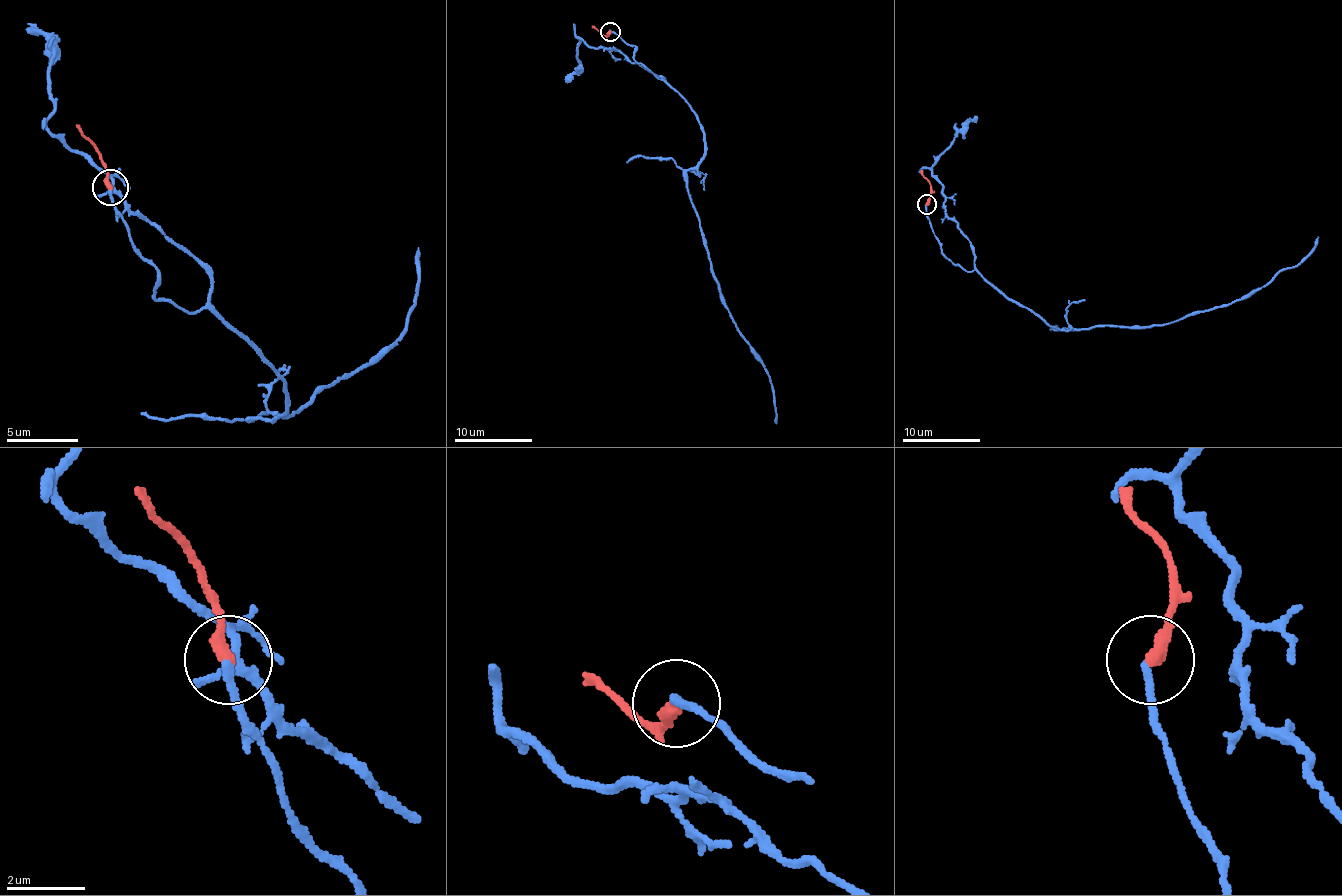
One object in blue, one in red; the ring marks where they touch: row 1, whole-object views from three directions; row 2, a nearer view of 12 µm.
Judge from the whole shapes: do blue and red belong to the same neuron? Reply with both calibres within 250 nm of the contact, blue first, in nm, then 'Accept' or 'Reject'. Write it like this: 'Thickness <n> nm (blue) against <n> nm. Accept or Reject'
Thickness 190 nm (blue) against 360 nm. Accept

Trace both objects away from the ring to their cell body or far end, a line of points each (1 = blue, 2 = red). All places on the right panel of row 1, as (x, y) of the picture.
1: (926, 205), (953, 263), (974, 269), (1000, 294), (1068, 329), (1167, 325), (1227, 306), (1299, 263), (1318, 236)
2: (926, 205), (930, 183), (920, 170)

